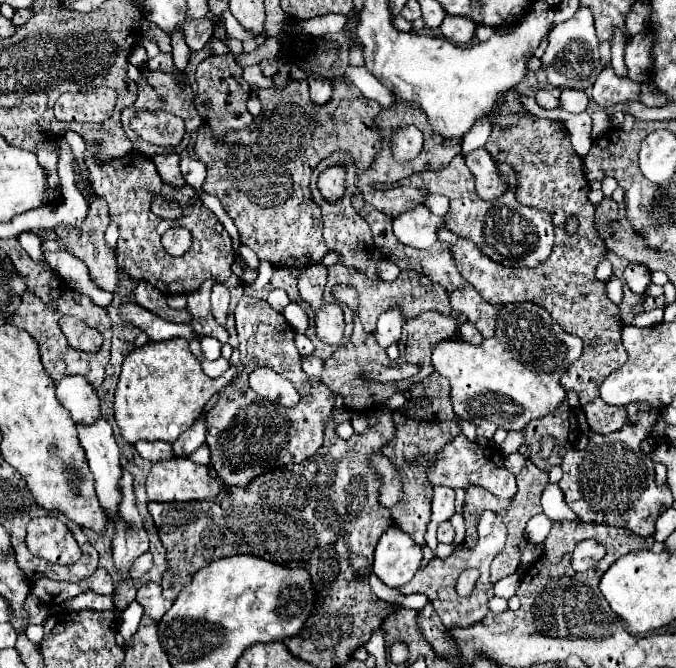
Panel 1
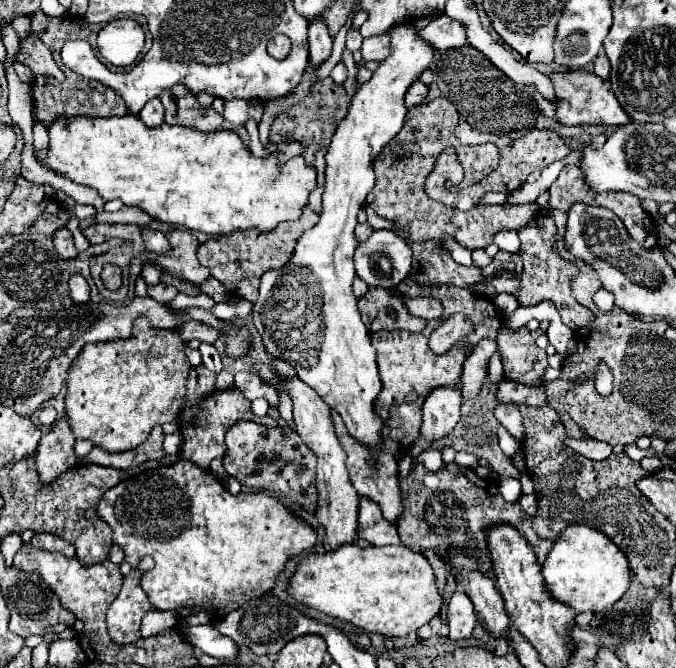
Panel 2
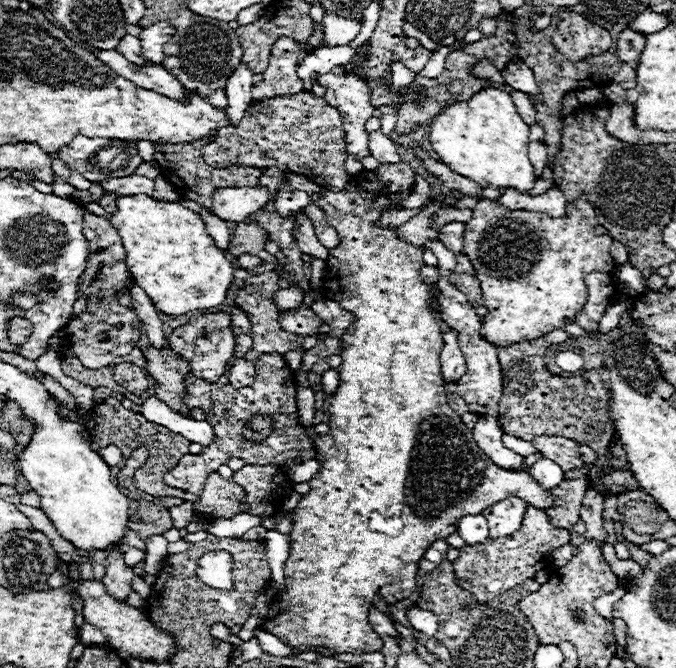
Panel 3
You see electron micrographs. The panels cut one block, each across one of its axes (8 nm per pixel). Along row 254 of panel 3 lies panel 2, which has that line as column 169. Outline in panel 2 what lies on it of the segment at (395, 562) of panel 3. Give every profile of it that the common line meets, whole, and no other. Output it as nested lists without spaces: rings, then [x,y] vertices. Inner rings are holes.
[[[138,320],[138,326],[134,326],[134,338],[130,338],[130,342],[98,342],[94,346],[86,346],[86,350],[82,350],[82,354],[74,360],[74,370],[70,370],[68,378],[66,414],[74,436],[92,440],[96,446],[110,452],[124,452],[140,446],[154,424],[176,420],[180,404],[186,396],[188,372],[190,362],[184,354],[184,342],[175,330],[154,330],[148,328],[144,320]]]

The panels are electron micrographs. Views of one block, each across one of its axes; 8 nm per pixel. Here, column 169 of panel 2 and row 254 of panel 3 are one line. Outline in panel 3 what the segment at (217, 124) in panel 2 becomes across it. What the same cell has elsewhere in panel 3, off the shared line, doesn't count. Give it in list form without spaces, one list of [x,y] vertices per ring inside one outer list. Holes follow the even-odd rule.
[[[84,210],[84,234],[90,242],[90,262],[78,282],[80,294],[88,294],[88,308],[82,316],[68,322],[68,336],[72,340],[74,356],[86,368],[102,368],[118,356],[130,354],[140,338],[140,318],[136,316],[128,294],[128,268],[124,262],[124,248],[118,232],[110,220]]]

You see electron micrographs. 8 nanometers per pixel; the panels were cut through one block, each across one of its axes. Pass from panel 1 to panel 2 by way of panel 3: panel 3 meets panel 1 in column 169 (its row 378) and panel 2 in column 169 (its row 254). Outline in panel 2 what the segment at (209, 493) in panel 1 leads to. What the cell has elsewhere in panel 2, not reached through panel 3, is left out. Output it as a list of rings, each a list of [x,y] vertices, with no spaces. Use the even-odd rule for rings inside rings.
[[[168,434],[168,436],[164,438],[162,450],[164,450],[164,454],[178,454],[180,444],[182,444],[182,436],[180,436],[180,434]]]

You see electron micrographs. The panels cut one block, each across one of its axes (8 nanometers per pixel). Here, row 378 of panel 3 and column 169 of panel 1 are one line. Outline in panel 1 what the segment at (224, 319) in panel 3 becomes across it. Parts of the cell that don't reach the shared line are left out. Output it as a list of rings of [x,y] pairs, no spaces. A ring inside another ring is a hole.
[[[156,196],[154,202],[152,202],[152,212],[158,214],[158,216],[162,216],[162,218],[170,218],[172,220],[172,218],[178,218],[180,206],[176,202],[164,200],[162,196]]]

